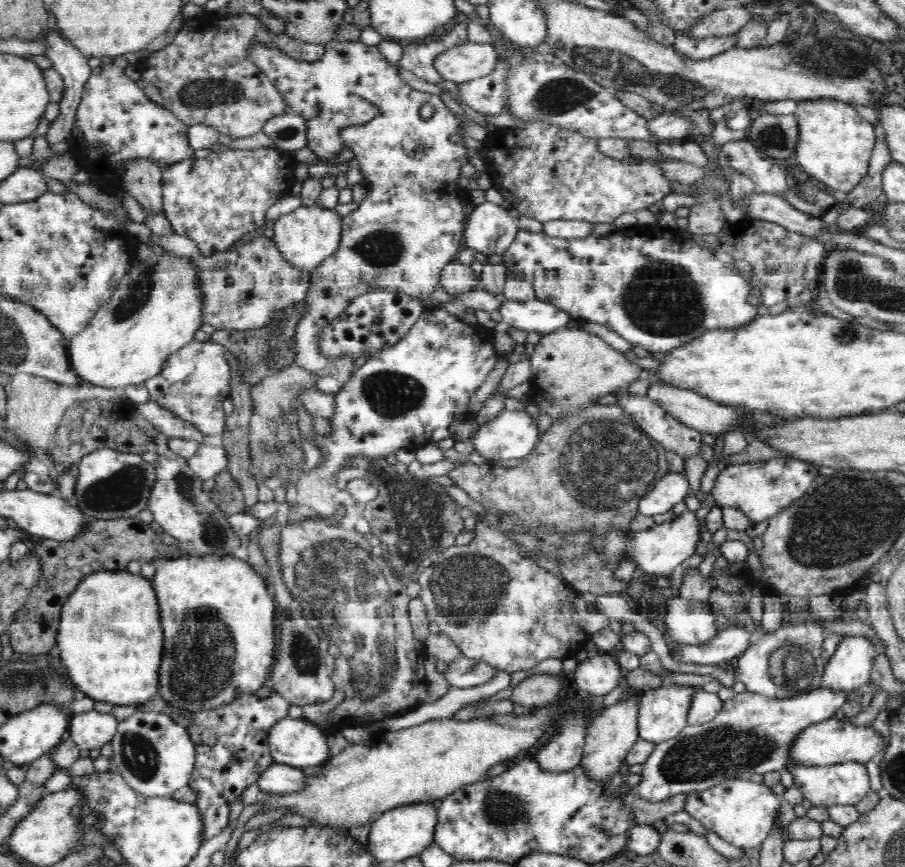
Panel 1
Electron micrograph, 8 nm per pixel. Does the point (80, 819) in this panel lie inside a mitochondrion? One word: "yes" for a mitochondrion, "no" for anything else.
no

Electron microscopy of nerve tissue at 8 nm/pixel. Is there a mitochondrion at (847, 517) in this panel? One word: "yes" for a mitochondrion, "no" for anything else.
yes

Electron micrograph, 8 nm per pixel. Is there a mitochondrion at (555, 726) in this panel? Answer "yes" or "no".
no

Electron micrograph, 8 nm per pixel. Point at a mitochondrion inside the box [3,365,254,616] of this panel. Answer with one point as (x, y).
(121, 490)

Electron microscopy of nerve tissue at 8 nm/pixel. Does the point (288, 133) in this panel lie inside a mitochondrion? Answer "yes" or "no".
yes

